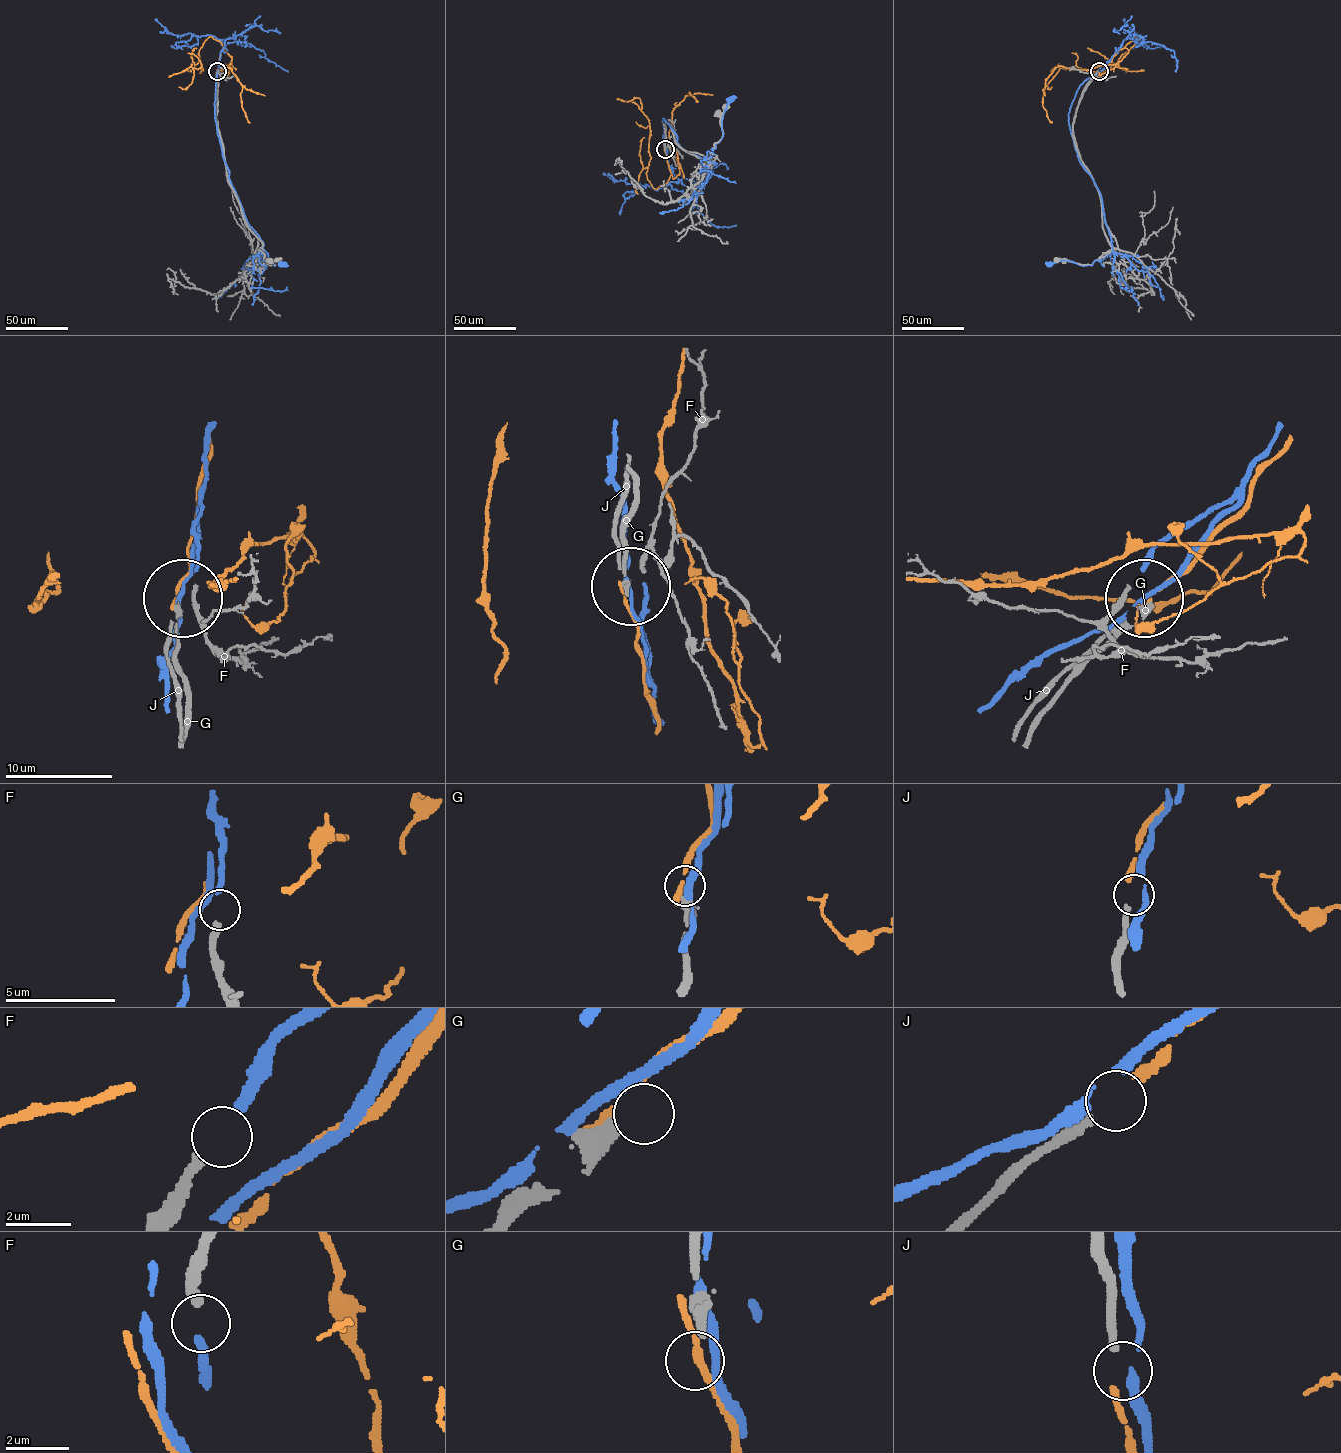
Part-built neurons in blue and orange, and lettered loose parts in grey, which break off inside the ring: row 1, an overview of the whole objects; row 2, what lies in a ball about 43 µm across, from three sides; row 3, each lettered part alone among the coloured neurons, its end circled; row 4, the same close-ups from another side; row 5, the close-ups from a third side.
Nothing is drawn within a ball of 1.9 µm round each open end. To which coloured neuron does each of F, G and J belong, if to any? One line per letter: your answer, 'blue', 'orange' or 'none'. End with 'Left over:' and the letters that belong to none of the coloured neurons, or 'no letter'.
F: blue
G: none
J: orange
Left over: G

